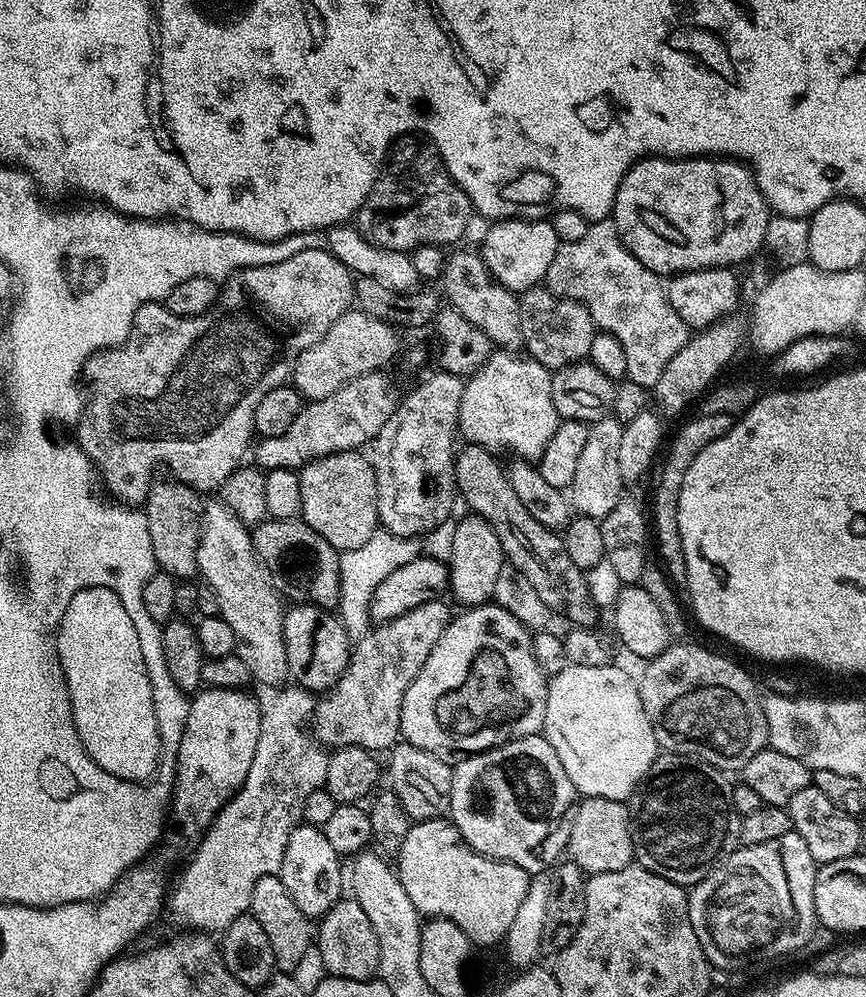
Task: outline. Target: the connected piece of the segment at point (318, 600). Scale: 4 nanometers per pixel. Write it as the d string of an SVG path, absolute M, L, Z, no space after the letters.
M265 519L263 524L255 525L252 532L252 549L256 551L256 557L263 564L268 574L268 581L272 587L280 593L285 601L298 604L313 604L319 608L335 609L340 602L340 553L322 538L307 524L304 519L274 520Z

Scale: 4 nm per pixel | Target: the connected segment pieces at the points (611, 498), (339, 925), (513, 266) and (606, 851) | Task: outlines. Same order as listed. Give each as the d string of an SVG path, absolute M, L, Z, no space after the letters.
M613 416L589 425L586 445L577 463L577 473L568 489L572 507L579 515L601 521L606 514L610 514L610 510L614 510L614 506L618 506L626 488L619 469L619 445L622 443L623 428L623 423Z
M343 897L319 919L316 928L316 947L322 956L324 971L328 976L348 981L371 979L378 962L378 938L370 918L363 913L362 906L351 897Z
M551 219L497 220L490 226L490 234L478 245L478 251L492 277L511 292L523 294L537 287L547 277L550 262L561 246L562 237L556 233Z
M597 796L583 797L576 805L566 856L588 876L622 870L633 863L632 819L628 816L627 803Z

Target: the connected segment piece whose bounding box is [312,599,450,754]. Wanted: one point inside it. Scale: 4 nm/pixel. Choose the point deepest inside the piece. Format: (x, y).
(364, 709)

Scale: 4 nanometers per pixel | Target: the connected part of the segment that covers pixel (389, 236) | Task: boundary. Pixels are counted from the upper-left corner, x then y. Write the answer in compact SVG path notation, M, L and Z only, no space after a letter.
M431 155L425 160L412 160L409 164L400 164L389 172L388 169L381 171L366 202L362 202L354 217L354 227L368 239L368 243L386 250L411 253L412 249L421 248L424 244L449 246L448 244L456 243L459 245L463 241L466 222L470 222L474 214L472 203L468 195L452 181L452 176L439 155Z

